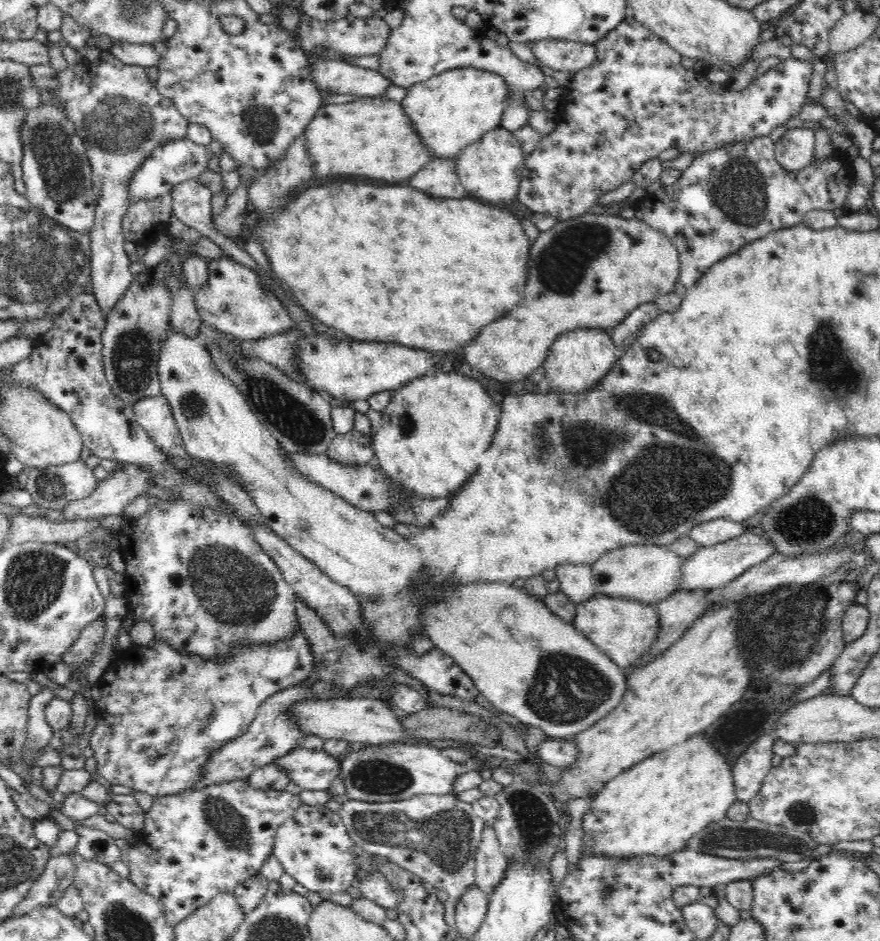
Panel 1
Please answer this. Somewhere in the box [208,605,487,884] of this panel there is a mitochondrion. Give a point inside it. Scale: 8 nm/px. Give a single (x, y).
(446, 837)

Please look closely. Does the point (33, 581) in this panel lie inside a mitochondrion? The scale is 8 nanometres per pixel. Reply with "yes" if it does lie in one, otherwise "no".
yes

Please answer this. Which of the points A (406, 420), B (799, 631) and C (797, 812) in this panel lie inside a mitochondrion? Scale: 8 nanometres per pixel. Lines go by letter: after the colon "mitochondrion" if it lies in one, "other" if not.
A: mitochondrion
B: mitochondrion
C: mitochondrion

